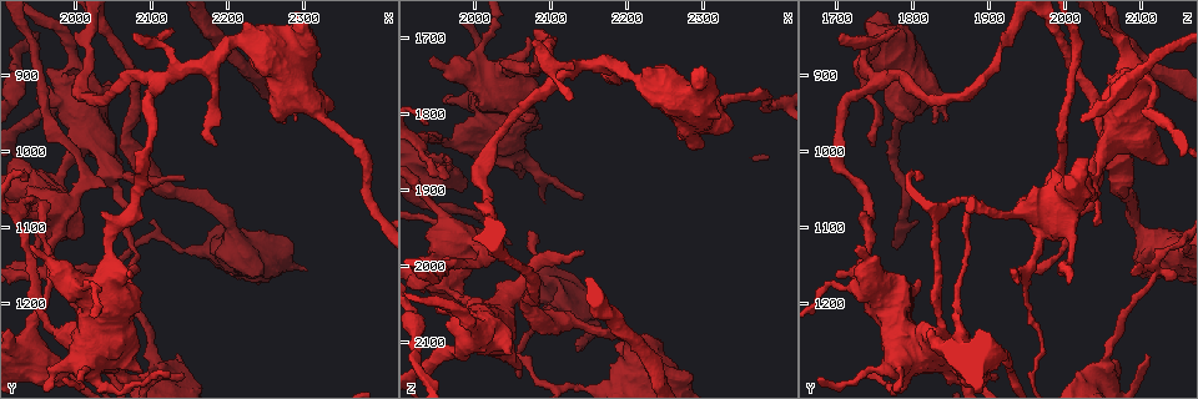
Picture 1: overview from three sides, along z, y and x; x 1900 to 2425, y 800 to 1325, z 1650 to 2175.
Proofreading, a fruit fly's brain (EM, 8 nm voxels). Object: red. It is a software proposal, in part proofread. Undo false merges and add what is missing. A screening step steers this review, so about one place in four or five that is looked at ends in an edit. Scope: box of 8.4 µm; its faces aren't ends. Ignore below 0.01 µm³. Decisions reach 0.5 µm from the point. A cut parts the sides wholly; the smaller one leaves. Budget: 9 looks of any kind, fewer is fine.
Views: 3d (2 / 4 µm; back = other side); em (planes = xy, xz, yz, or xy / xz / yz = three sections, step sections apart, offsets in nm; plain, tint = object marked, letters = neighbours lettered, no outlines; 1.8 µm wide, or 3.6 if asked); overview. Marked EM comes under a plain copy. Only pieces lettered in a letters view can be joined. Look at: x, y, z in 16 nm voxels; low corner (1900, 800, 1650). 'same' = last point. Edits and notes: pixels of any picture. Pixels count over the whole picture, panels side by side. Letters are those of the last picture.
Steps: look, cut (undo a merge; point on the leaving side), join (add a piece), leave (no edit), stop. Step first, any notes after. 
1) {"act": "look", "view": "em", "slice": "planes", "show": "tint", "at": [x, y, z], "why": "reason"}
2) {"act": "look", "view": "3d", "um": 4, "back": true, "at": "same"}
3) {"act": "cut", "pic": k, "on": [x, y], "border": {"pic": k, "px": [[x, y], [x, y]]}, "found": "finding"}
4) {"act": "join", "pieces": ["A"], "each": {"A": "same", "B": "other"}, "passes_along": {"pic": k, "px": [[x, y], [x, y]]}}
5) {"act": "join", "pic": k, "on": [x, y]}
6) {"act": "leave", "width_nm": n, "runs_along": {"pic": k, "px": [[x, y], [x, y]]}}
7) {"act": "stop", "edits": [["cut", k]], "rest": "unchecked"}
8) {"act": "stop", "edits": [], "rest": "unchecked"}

{"act": "look", "view": "em", "slice": "yz", "step": 16, "show": "letters", "at": [1940, 1035, 1810], "why": "tapers out"}

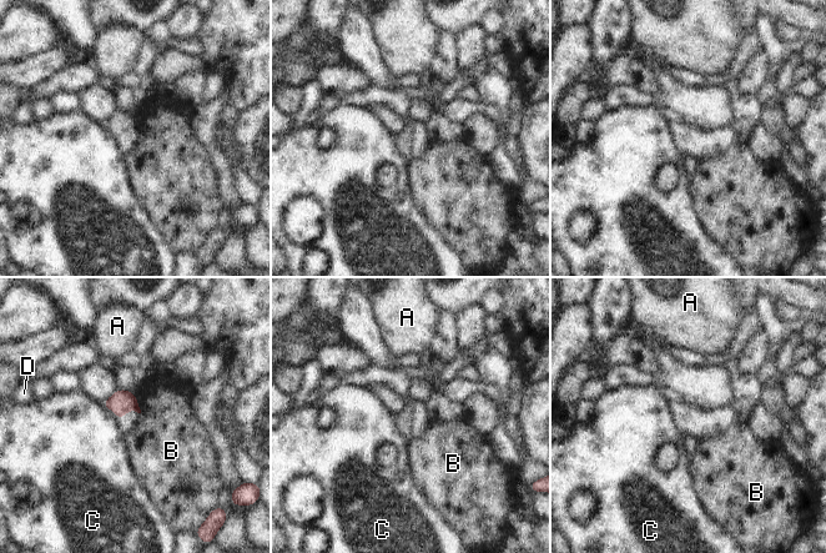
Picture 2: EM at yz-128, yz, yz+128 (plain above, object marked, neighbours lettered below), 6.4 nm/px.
{"act": "leave", "width_nm": 110, "longest_contact_nm": ["B", 130], "each": {"A": "other", "B": "other", "C": "other", "D": "other"}, "found": "no lettered piece goes on from it"}

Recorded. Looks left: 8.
{"act": "look", "view": "3d", "um": 4, "at": [2055, 1150, 2115], "why": "side arm on a straight run"}

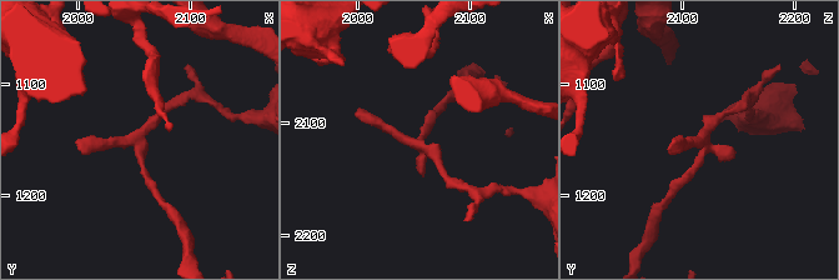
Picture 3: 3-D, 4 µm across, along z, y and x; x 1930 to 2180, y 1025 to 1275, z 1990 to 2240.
{"act": "look", "view": "em", "slice": "yz", "step": 16, "show": "letters", "at": [2056, 1150, 2120], "arms": 3}

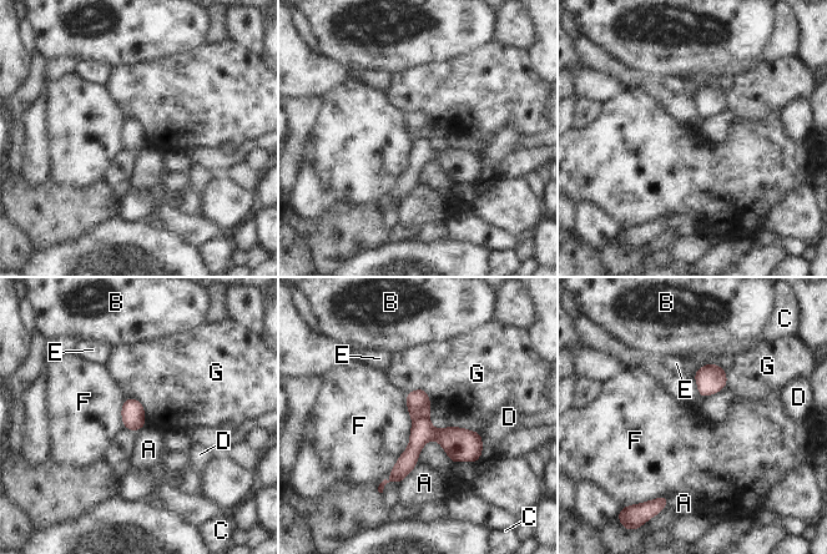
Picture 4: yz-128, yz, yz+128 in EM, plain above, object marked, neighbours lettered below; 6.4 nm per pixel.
{"act": "cut", "pic": 4, "on": [450, 438], "width_nm": 150, "each": {"A": "other", "B": "other", "C": "other", "D": "other", "E": "other", "F": "other", "G": "other"}, "part_leaving": {"pic": 4, "px": [[478, 454], [427, 436], [393, 478]]}, "found": "two cells meet here"}

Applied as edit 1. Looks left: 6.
{"act": "look", "view": "em", "slice": "xz", "step": 8, "show": "tint", "at": [2070, 990, 2050]}

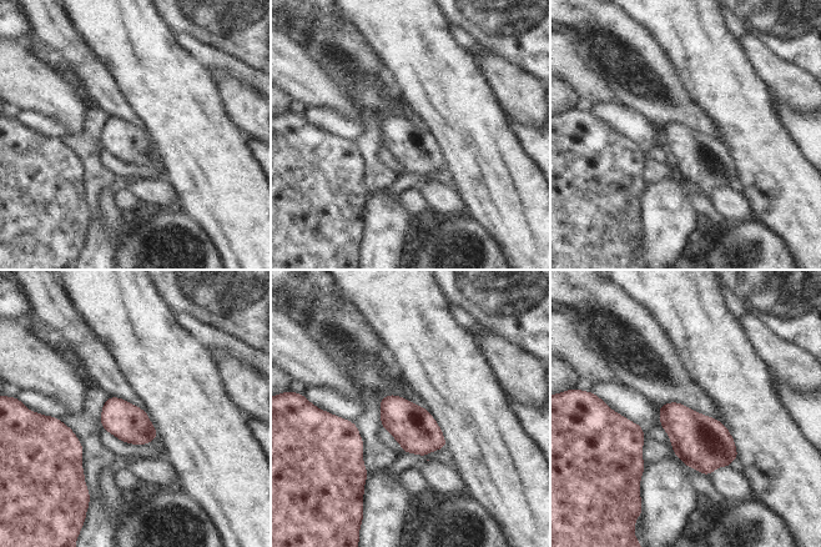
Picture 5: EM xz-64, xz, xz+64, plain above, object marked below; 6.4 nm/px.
{"act": "look", "view": "em", "slice": "planes", "show": "letters", "at": "same", "why": "another direction"}

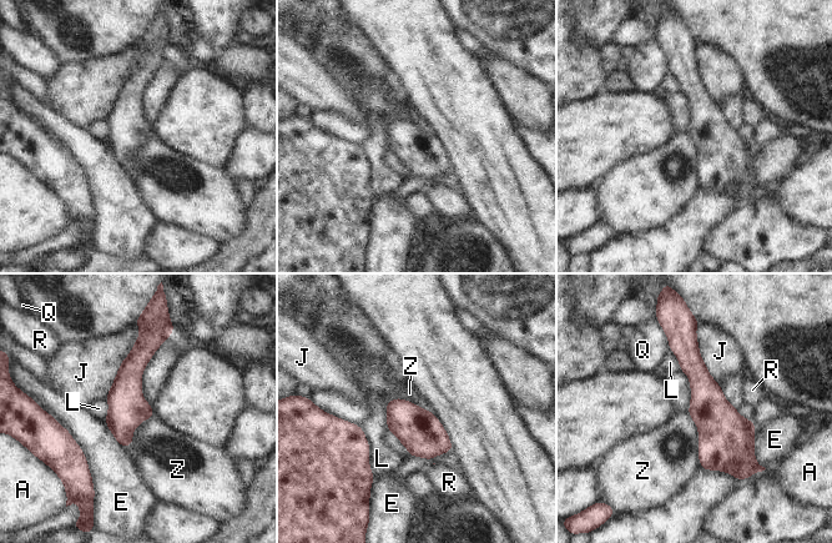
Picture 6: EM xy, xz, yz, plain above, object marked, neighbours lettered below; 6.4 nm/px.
{"act": "leave", "longest_contact_nm": ["E", 550], "each": {"A": "other", "E": "other", "J": "other", "L": "other", "Q": "other", "R": "other", "Z": "other"}, "found": "all the same cell"}

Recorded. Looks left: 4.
{"act": "look", "view": "3d", "um": 4, "at": [2075, 840, 1705], "why": "an open end"}

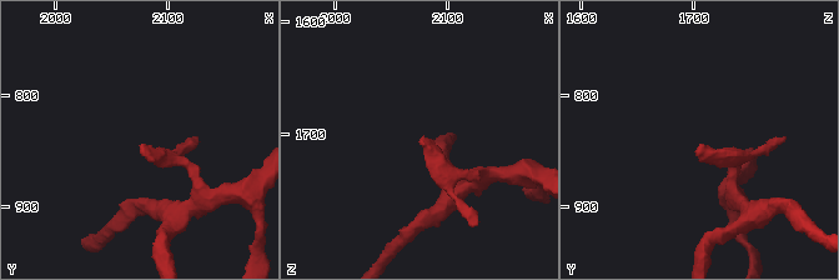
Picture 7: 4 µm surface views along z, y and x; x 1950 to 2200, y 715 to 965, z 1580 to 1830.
{"act": "look", "view": "em", "slice": "planes", "show": "letters", "at": [2076, 842, 1708]}

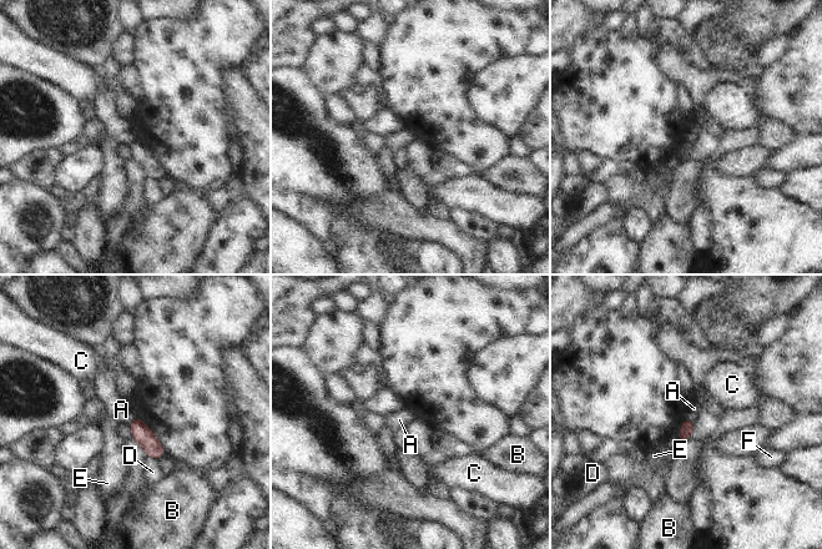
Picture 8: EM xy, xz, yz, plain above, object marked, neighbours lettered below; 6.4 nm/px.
{"act": "leave", "each": {"A": "other", "B": "other", "C": "other", "D": "other", "E": "other", "F": "other"}, "found": "none of them fits"}

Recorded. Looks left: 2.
{"act": "stop", "edits": [["cut", 4]], "rest": "unchecked"}

